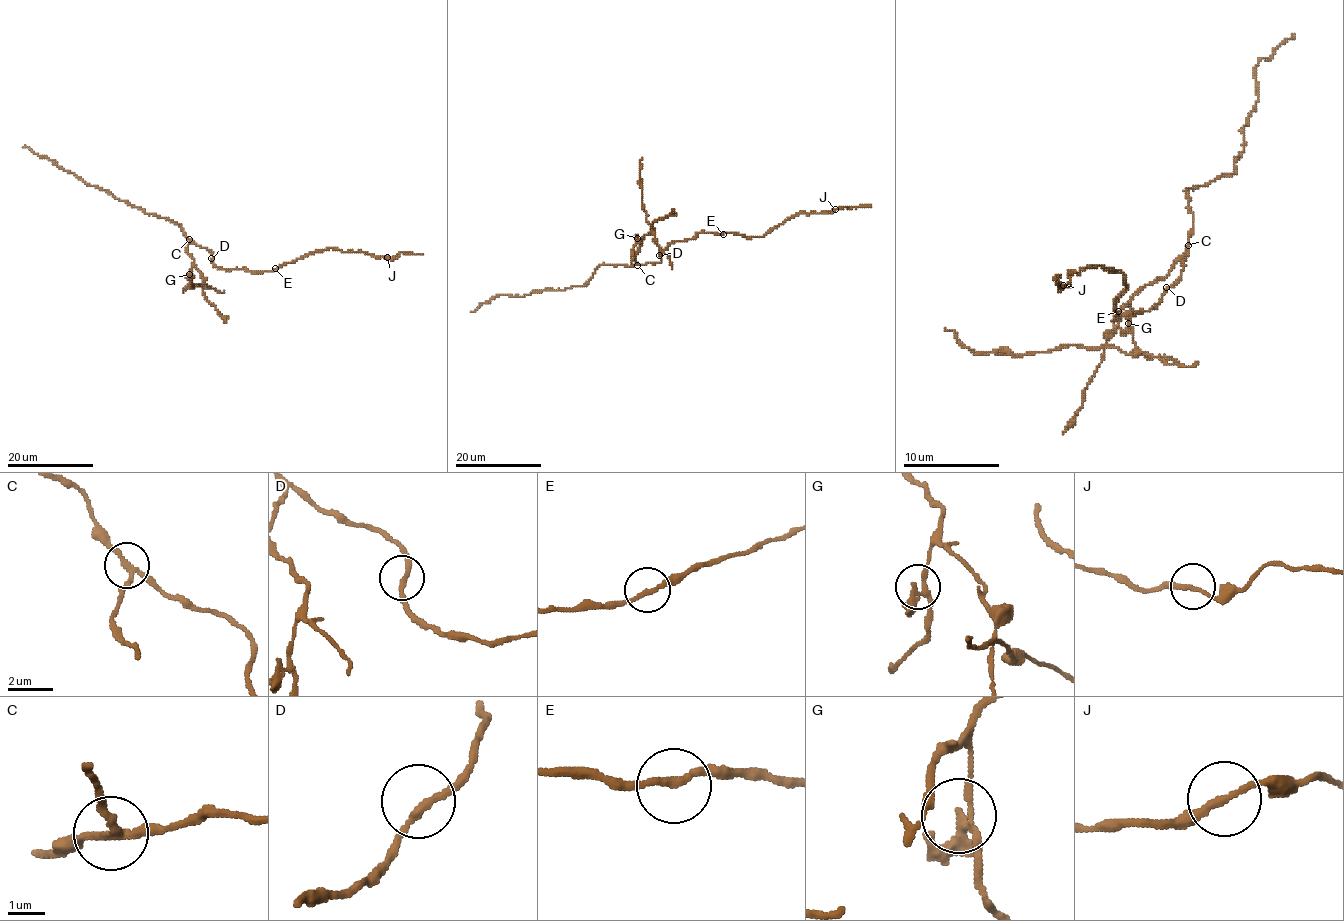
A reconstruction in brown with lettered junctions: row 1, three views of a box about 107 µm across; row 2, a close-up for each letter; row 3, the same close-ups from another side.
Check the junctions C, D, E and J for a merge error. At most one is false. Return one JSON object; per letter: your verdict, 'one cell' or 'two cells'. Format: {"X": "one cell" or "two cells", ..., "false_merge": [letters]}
{"C": "two cells", "D": "one cell", "E": "one cell", "J": "one cell", "false_merge": ["C"]}

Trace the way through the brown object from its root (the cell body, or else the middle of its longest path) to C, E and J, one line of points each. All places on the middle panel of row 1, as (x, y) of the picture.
C: (659, 255), (659, 262), (637, 265)
E: (659, 255), (672, 243), (693, 239), (700, 232), (723, 234)
J: (659, 255), (672, 243), (693, 239), (700, 232), (757, 237), (801, 213), (828, 213), (835, 209)

